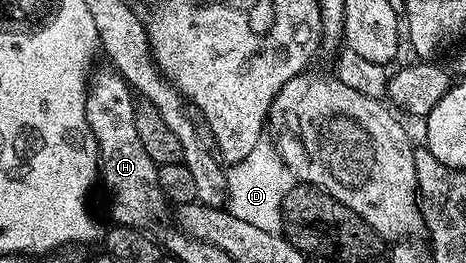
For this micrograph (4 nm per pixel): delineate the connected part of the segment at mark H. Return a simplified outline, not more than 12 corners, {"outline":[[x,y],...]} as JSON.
{"outline":[[90,76],[85,113],[111,223],[163,215],[159,168],[137,137],[133,92]]}

